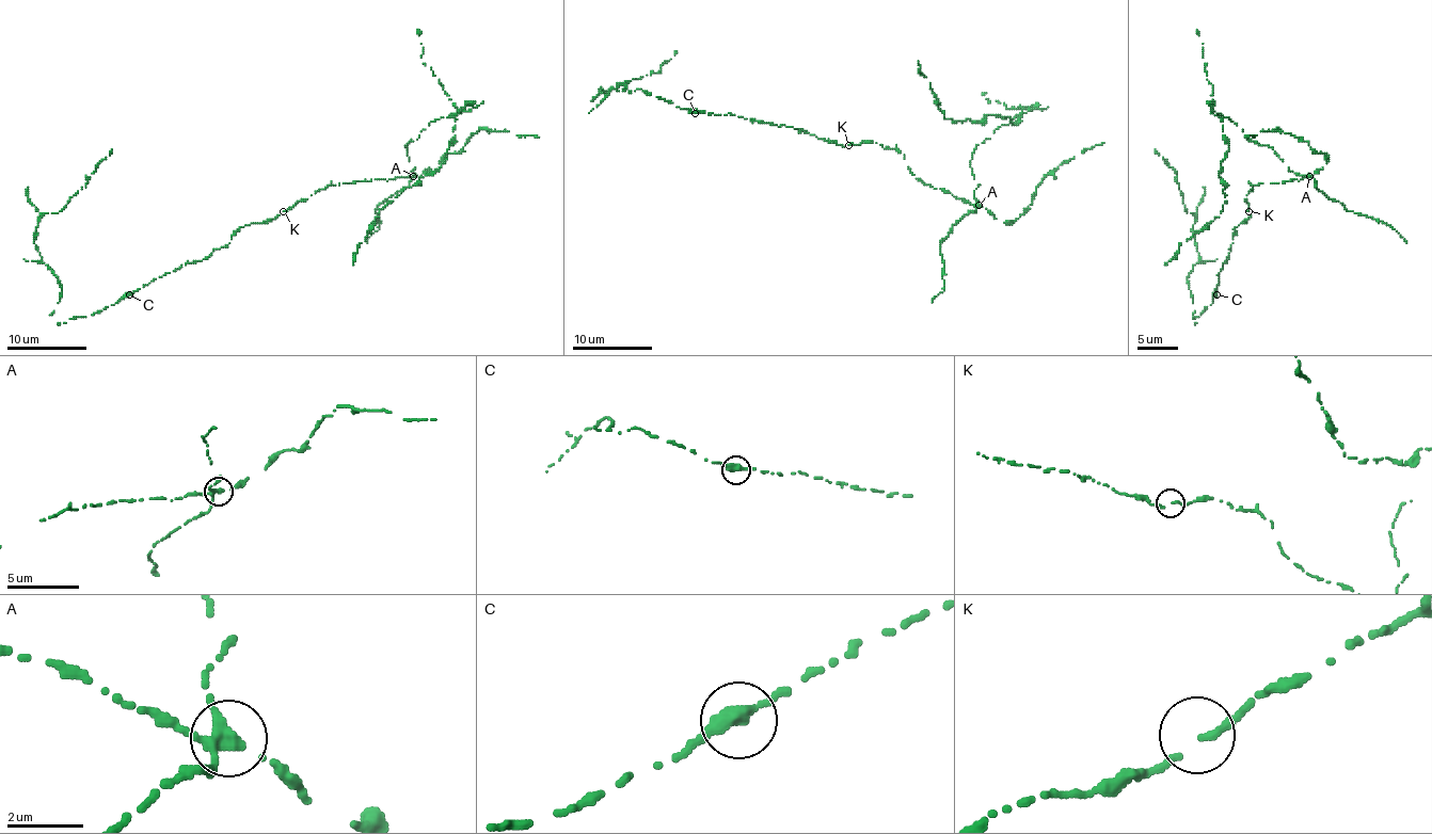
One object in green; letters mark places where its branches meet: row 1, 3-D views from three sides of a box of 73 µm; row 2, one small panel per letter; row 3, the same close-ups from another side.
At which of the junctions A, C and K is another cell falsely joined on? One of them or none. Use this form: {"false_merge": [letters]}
{"false_merge": ["A"]}

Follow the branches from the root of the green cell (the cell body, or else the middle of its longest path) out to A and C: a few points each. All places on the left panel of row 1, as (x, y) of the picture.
A: (285, 211), (329, 185), (371, 179), (387, 181), (413, 175)
C: (285, 211), (269, 221), (241, 227), (227, 245), (216, 249), (202, 261), (181, 265), (129, 294)

